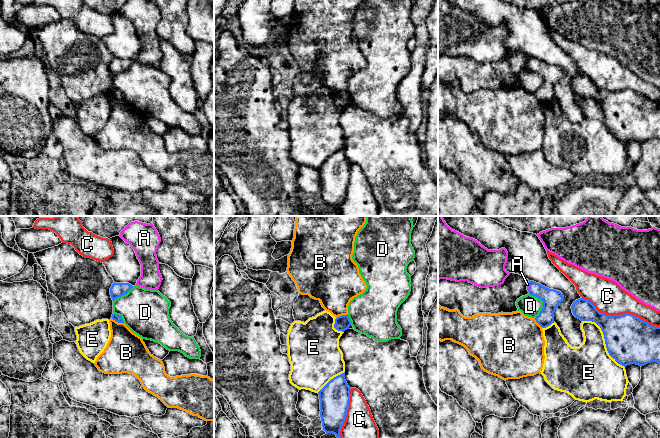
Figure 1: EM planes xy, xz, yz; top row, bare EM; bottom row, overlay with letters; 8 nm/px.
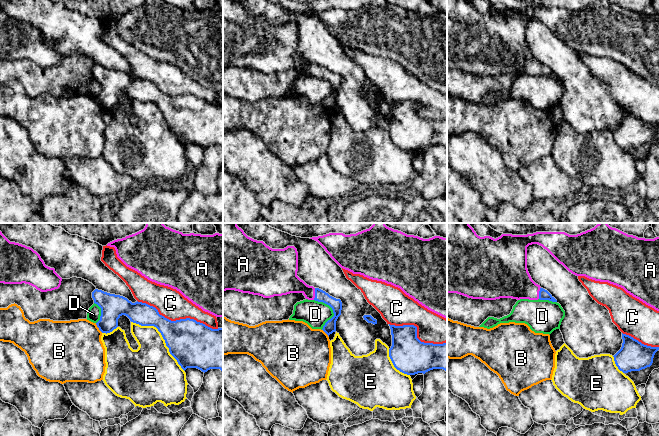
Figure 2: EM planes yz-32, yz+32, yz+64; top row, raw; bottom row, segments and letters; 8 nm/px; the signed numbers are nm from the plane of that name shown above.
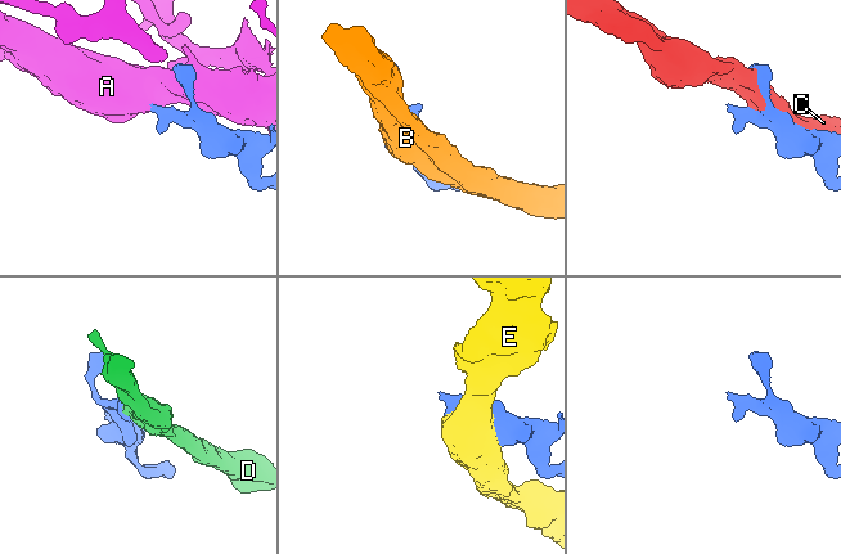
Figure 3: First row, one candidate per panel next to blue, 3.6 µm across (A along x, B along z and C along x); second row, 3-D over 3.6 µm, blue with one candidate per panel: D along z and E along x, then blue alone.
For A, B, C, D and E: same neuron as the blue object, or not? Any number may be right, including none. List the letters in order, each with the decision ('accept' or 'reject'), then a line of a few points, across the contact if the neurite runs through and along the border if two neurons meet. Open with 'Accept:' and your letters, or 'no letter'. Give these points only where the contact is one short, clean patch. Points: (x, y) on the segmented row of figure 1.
Accept: A
A: accept | yz (551, 298), (529, 287), (527, 284)
B: reject | xy (111, 317), (123, 323)
C: reject
D: reject | yz (529, 293), (537, 296), (542, 301), (542, 309), (535, 318)
E: reject

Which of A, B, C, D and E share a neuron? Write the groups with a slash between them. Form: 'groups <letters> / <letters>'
groups A / B / C / D / E

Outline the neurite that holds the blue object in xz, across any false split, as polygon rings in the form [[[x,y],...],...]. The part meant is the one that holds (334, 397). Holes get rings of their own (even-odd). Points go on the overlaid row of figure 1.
[[[345,372],[331,379],[319,392],[320,417],[326,434],[333,433],[342,438],[340,430],[344,425],[350,401],[350,390]]]

